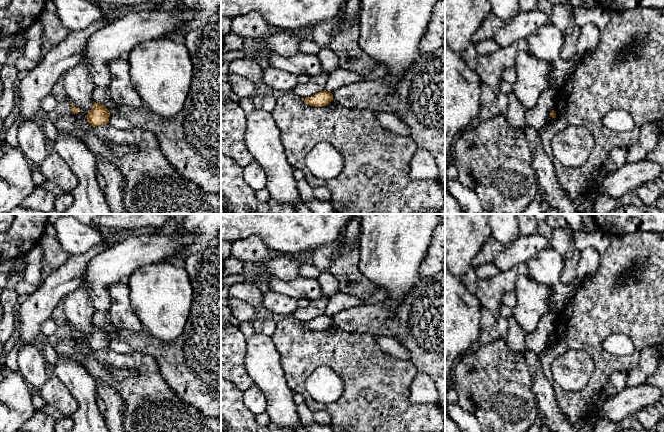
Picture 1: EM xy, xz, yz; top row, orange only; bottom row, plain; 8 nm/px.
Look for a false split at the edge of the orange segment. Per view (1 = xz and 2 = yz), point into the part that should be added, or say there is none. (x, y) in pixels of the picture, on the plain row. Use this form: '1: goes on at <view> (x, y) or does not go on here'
1: does not go on here
2: does not go on here

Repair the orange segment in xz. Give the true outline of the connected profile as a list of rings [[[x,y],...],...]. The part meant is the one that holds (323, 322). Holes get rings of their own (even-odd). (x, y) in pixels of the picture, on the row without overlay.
[[[323,314],[311,321],[303,322],[303,325],[310,330],[322,331],[333,325],[333,318]]]

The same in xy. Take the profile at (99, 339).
[[[94,326],[91,334],[87,338],[87,345],[93,351],[109,347],[110,335],[103,329]]]

